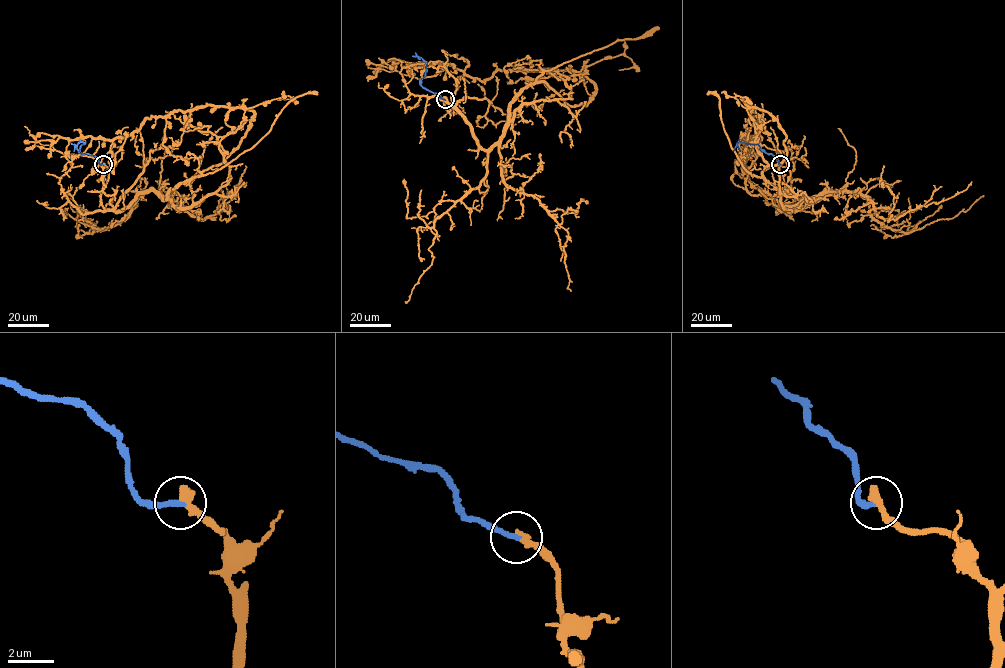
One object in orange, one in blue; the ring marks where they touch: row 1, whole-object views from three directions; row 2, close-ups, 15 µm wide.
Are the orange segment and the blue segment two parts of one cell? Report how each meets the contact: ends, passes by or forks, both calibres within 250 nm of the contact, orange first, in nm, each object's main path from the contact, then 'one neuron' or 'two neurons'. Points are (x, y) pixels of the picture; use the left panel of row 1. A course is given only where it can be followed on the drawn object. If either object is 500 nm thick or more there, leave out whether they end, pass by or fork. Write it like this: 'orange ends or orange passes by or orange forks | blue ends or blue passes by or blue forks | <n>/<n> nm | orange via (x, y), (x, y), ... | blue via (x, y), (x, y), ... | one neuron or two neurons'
orange ends | blue ends | 420/240 nm | orange via (103, 164), (105, 210), (151, 190), (192, 207), (229, 179), (218, 138), (247, 109), (277, 100) | blue via (103, 164), (94, 155), (78, 151), (85, 142), (80, 141), (74, 151) | one neuron

